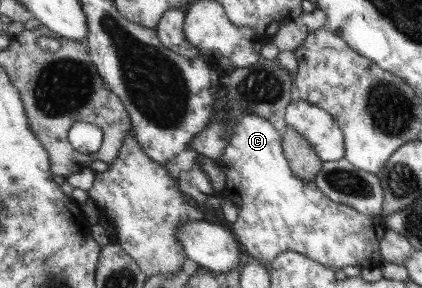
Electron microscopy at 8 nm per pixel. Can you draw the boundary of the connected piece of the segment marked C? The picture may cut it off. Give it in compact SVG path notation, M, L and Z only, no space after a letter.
M253 113L241 115L231 129L231 138L224 153L214 161L227 178L224 192L237 206L238 219L227 225L240 243L246 258L269 265L282 253L295 252L335 271L345 266L368 269L381 268L384 264L380 252L380 240L387 232L383 215L375 217L361 214L354 207L333 202L320 187L297 178L284 153L283 132L275 129L268 119Z

